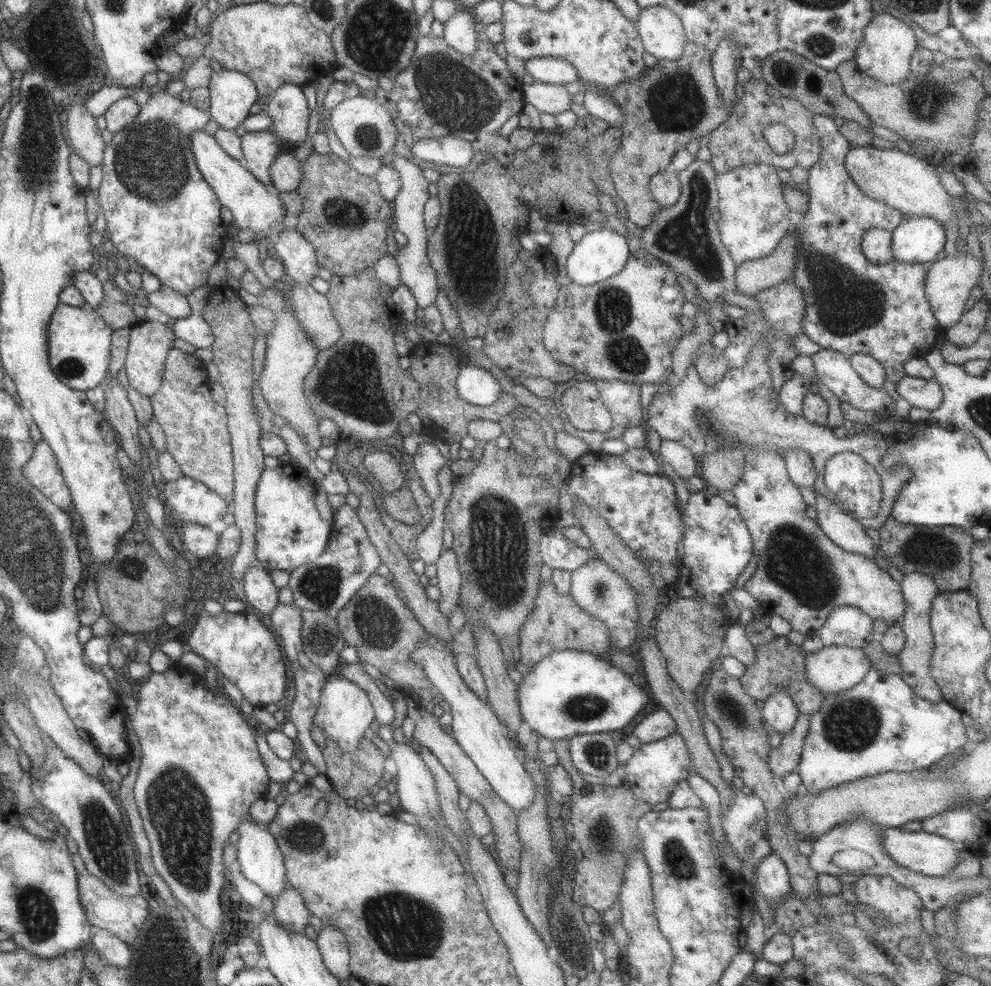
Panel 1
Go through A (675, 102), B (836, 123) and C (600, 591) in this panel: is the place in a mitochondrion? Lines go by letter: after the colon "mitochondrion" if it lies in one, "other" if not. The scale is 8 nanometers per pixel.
A: mitochondrion
B: other
C: mitochondrion

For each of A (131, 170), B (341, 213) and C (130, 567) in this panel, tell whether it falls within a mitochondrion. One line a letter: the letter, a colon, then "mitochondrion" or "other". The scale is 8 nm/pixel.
A: mitochondrion
B: mitochondrion
C: mitochondrion

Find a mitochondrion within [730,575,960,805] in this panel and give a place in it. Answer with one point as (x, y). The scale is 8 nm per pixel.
(853, 725)

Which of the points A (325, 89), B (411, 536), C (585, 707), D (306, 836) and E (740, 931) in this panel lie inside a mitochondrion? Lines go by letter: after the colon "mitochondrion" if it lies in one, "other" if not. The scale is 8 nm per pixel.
A: other
B: other
C: mitochondrion
D: mitochondrion
E: other

